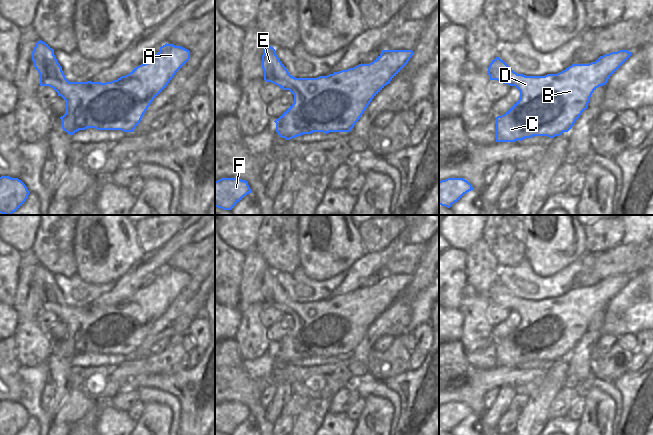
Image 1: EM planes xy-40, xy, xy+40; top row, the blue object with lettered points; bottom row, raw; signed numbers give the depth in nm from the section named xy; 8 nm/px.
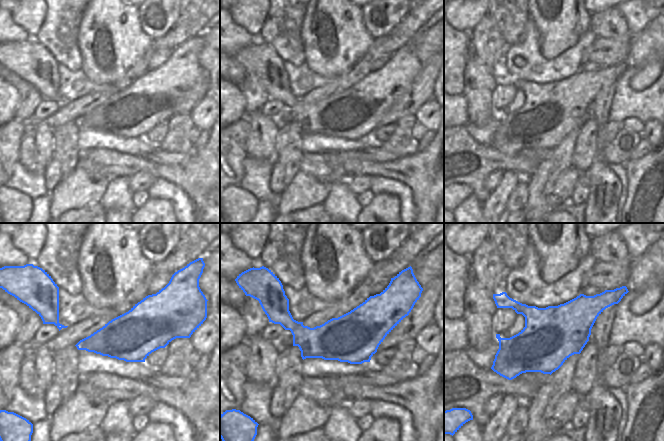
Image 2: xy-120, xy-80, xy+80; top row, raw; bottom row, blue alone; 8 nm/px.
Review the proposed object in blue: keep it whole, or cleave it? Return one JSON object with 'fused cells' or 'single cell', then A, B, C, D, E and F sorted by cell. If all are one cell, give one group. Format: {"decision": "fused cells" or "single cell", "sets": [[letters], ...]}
{"decision": "single cell", "sets": [["A", "B", "C", "D", "E", "F"]]}

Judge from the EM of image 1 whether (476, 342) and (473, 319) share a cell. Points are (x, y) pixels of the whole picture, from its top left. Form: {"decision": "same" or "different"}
{"decision": "same"}

